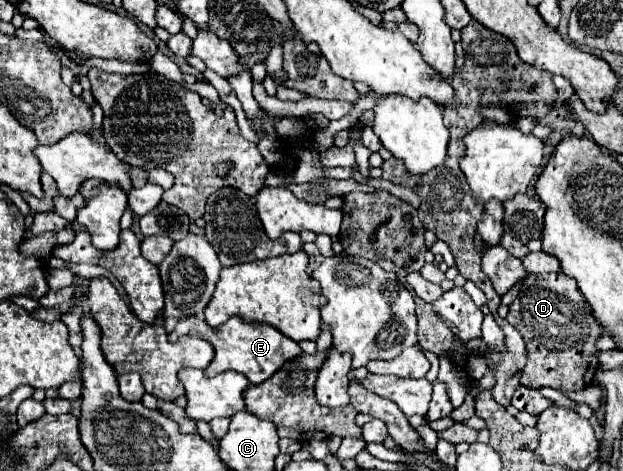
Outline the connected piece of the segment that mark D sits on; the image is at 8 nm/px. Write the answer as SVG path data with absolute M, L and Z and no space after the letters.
M532 274L522 282L518 298L510 304L506 320L526 342L528 362L520 384L526 388L554 388L560 392L584 390L598 370L596 340L606 330L596 322L578 284L566 274Z

